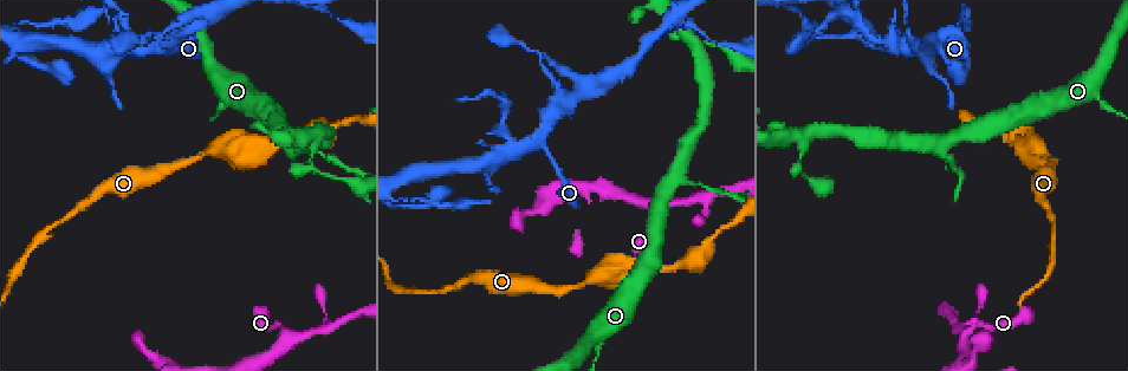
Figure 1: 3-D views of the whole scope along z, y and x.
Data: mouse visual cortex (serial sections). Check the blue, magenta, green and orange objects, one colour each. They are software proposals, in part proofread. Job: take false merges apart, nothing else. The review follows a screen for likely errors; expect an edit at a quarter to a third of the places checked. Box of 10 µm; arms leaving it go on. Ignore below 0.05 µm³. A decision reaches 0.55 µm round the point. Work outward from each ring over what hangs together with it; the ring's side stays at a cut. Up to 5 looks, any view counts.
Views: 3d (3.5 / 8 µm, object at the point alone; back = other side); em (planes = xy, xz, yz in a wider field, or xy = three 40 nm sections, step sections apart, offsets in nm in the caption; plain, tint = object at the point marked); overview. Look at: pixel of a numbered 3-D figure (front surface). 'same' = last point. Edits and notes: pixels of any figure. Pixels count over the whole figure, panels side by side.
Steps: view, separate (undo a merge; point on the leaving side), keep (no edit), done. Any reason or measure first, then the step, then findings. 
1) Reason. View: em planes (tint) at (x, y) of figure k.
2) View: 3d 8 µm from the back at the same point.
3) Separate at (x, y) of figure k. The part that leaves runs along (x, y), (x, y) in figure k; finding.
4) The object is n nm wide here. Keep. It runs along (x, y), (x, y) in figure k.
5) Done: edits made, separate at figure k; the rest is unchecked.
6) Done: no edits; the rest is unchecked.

Calibre changes. View: 3d 3.5 µm from the back at (596, 347) of figure 1.

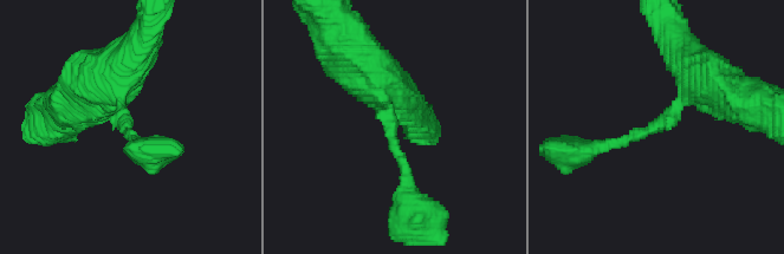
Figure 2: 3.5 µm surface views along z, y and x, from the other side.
The arms are 150, 600 nm wide; shape alone is not enough. View: em xy step 2 (tint) at (663, 120) of figure 2.

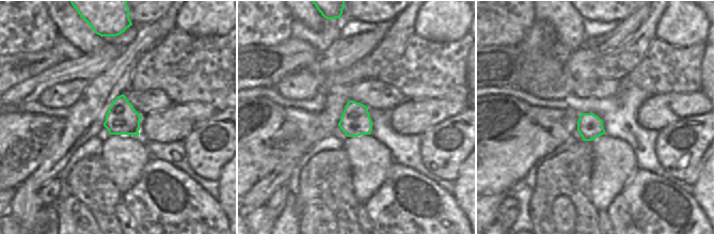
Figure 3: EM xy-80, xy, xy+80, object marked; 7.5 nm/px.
Keep. It runs along (356, 59), (410, 171) in figure 2; continuous, no second cell.

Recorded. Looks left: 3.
Thin arm on a thick one. View: 3d 8 µm at (937, 144) of figure 1.

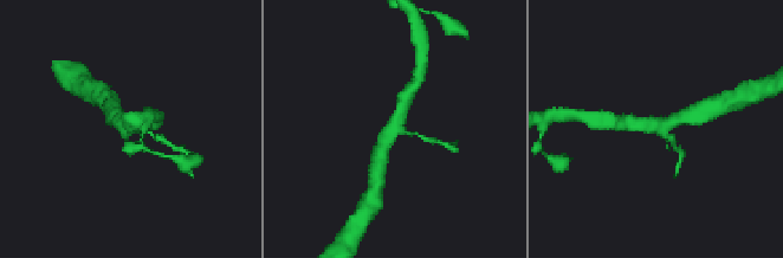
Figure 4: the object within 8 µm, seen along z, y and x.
Need the tissue. View: em planes (tint) at the same point.

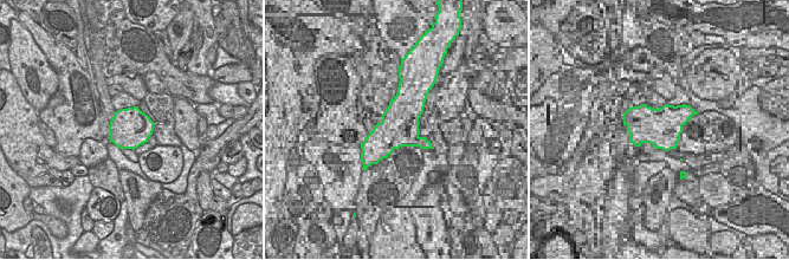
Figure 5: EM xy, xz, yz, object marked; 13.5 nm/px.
The object is 550 nm wide here. Keep. It runs along (380, 154), (407, 95) in figure 4; all the same cell.

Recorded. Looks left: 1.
Done: no edits; the rest is unchecked.

